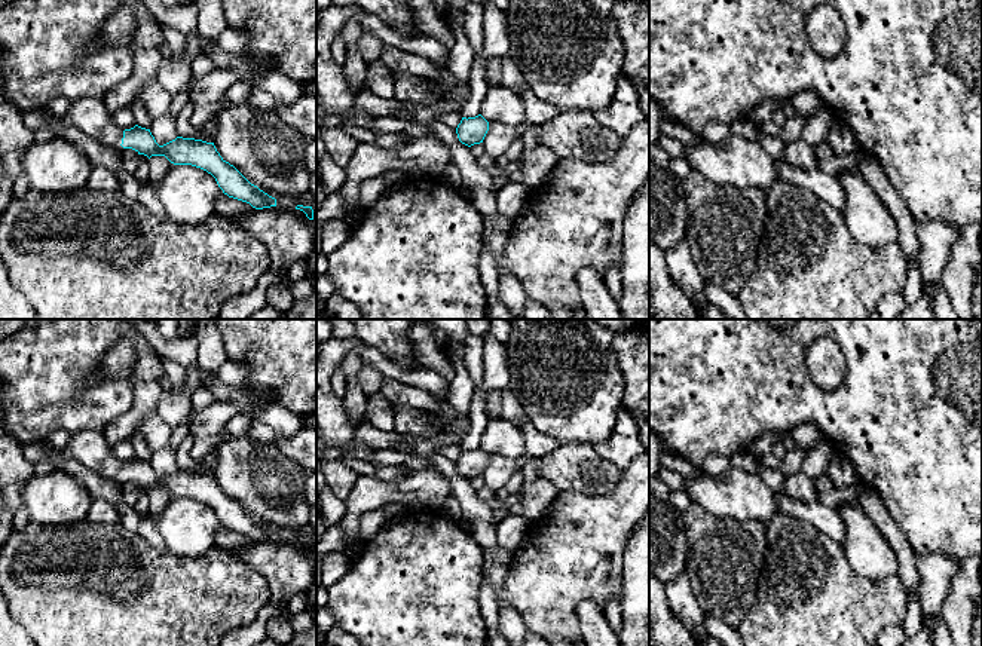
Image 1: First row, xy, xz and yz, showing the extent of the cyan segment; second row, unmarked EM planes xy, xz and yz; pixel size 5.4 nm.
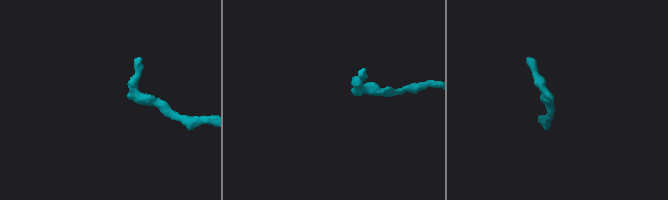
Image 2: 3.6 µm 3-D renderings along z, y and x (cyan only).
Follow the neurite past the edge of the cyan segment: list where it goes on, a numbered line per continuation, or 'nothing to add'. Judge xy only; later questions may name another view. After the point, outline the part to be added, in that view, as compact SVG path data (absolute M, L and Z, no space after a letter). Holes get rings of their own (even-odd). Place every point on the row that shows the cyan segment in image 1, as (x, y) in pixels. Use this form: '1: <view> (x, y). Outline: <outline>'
1: xy (89, 115). Outline: M86 97L73 101L67 116L61 122L79 128L105 146L122 144L123 129L114 123L113 114L108 113L100 98Z

